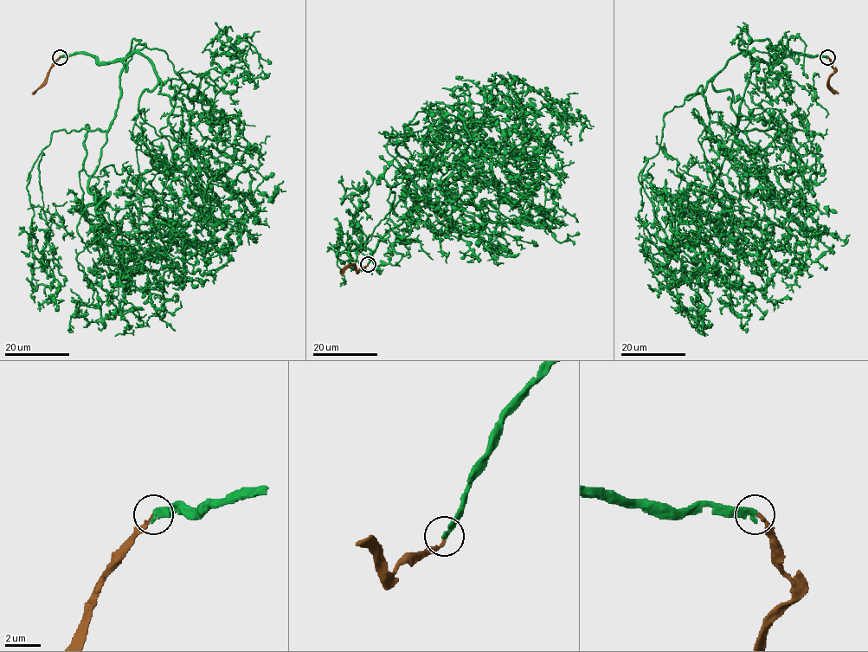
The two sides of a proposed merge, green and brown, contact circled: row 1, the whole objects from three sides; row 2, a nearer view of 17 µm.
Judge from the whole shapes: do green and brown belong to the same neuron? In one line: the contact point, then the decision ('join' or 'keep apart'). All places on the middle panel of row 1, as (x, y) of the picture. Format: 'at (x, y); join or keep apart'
at (368, 264); join

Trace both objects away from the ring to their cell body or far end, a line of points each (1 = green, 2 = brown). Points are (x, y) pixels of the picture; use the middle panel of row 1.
1: (368, 264), (432, 189), (418, 174), (350, 250), (348, 231), (366, 242), (352, 224), (368, 190), (343, 180)
2: (368, 264), (358, 270), (349, 266), (341, 274)

